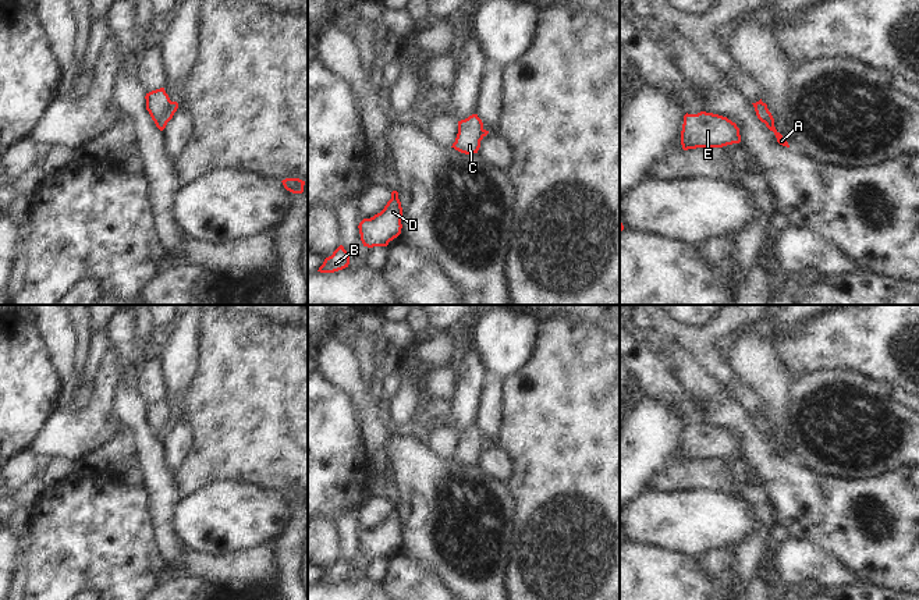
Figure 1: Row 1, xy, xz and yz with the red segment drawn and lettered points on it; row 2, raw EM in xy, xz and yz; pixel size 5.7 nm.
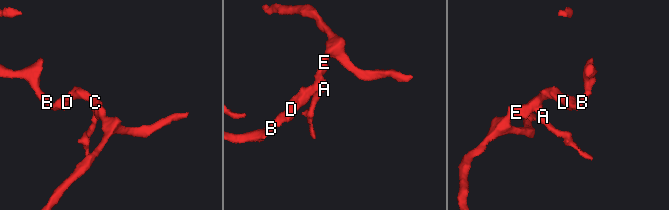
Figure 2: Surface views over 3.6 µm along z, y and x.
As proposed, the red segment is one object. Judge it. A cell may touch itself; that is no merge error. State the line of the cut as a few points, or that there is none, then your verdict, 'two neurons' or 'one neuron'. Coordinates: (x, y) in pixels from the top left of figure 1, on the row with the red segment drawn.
cut in xy along (171, 102), (156, 124); two neurons

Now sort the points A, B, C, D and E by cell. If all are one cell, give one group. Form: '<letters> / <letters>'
A / B C D E

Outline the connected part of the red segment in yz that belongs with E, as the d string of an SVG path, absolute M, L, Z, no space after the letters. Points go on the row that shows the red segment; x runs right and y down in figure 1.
M700 111L685 114L681 131L681 145L684 150L696 148L723 148L739 143L739 128L727 117Z

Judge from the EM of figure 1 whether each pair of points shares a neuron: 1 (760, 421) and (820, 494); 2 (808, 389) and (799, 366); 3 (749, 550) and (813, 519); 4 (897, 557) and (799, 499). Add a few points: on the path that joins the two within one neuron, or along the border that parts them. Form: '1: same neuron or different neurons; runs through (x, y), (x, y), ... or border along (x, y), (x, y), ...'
1: different neurons; border along (766, 436), (780, 455), (790, 458)
2: different neurons; border along (834, 368), (808, 372), (797, 377)
3: different neurons; border along (766, 492), (777, 522)
4: same neuron; runs through (873, 543), (845, 518), (823, 510)

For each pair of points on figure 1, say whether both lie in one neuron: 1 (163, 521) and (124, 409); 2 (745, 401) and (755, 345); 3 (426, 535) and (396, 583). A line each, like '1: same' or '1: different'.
1: same
2: different
3: different

